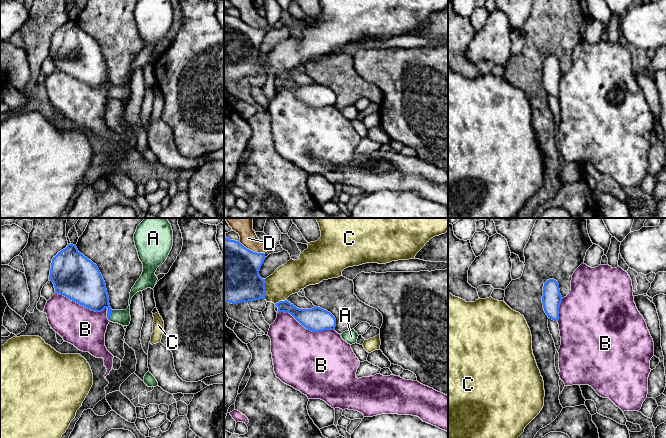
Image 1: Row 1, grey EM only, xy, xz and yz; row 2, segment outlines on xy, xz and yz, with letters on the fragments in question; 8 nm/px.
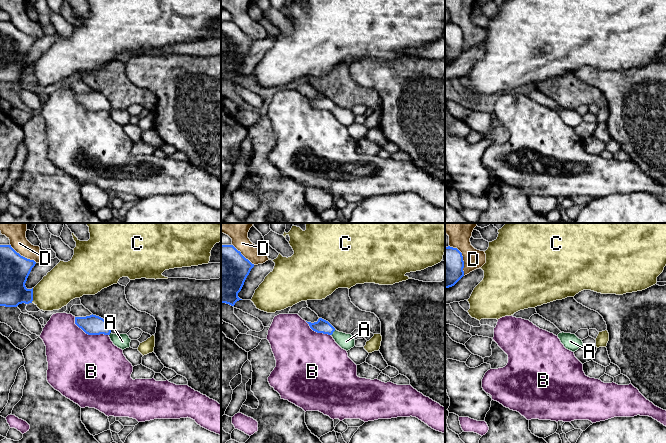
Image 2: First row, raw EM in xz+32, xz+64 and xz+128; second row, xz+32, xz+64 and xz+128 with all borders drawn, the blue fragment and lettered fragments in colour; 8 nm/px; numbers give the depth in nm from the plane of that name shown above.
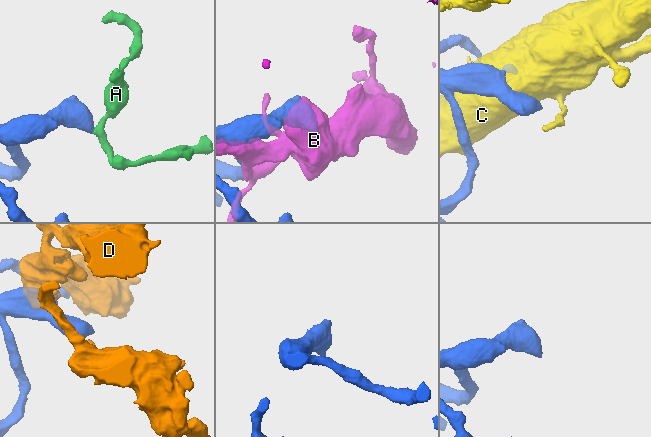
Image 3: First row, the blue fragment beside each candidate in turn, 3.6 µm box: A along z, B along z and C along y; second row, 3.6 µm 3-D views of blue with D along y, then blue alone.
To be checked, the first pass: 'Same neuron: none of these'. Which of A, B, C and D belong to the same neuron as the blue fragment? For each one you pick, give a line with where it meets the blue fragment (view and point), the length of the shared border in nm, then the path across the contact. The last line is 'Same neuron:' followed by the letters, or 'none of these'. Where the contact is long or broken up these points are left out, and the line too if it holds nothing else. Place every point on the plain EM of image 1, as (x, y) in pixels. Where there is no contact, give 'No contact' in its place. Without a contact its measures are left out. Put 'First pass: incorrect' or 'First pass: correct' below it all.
A: Touches blue at xy (110, 91). Shared border 90 nm. Path across: xy (90, 67), (109, 84), (110, 91), (122, 93)
Same neuron: A
First pass: incorrect

